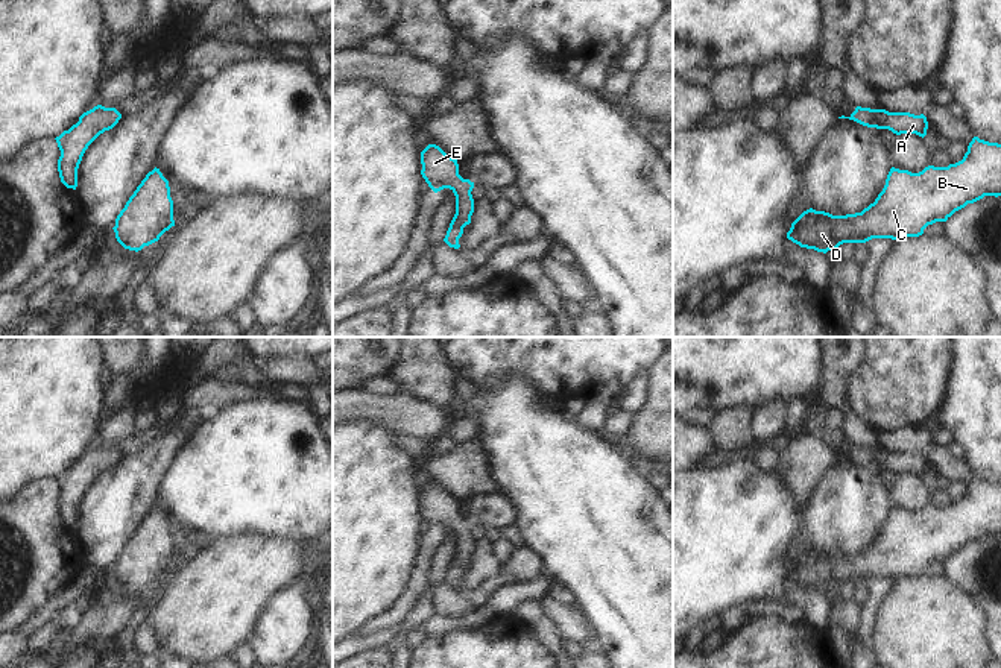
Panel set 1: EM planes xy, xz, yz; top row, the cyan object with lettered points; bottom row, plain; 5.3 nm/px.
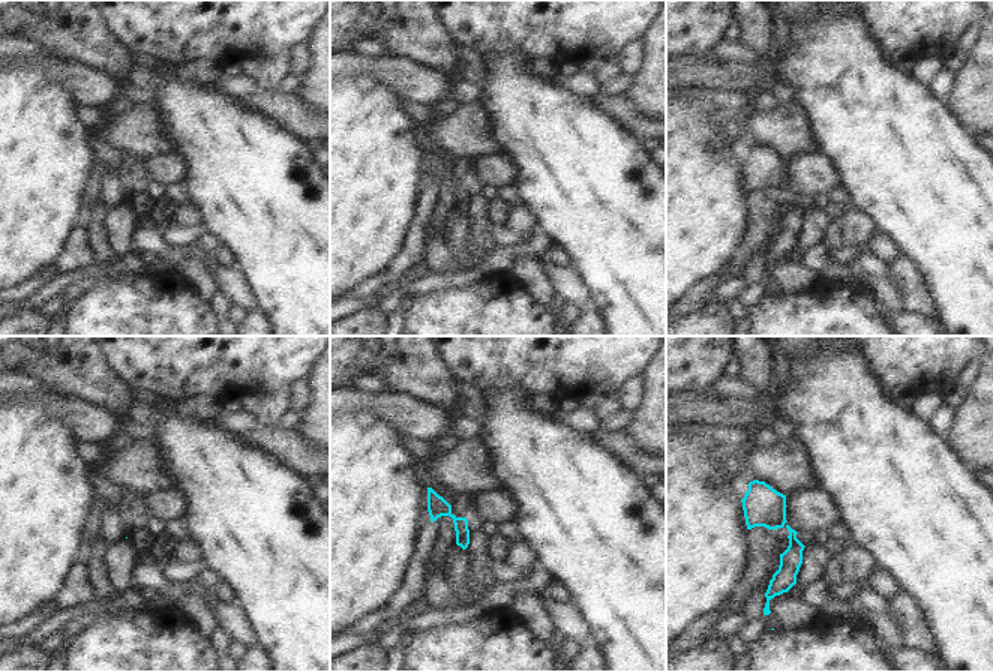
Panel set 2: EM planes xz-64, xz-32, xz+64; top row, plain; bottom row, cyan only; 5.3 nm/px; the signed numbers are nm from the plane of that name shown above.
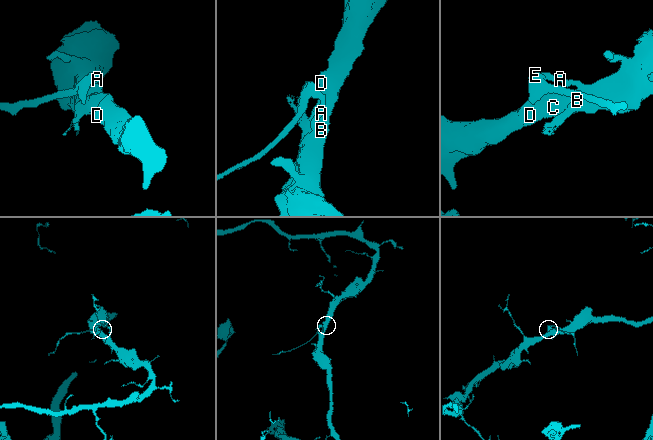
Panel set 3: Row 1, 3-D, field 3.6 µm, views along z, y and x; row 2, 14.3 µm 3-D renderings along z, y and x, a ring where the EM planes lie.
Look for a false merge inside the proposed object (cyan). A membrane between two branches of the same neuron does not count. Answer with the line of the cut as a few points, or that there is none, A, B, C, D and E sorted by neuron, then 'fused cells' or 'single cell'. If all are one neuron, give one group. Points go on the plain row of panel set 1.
no cut | A B C D E | single cell

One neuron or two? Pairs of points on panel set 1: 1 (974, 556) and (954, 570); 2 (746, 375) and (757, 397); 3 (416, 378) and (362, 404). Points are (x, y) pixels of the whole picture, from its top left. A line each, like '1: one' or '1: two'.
1: one
2: one
3: two

